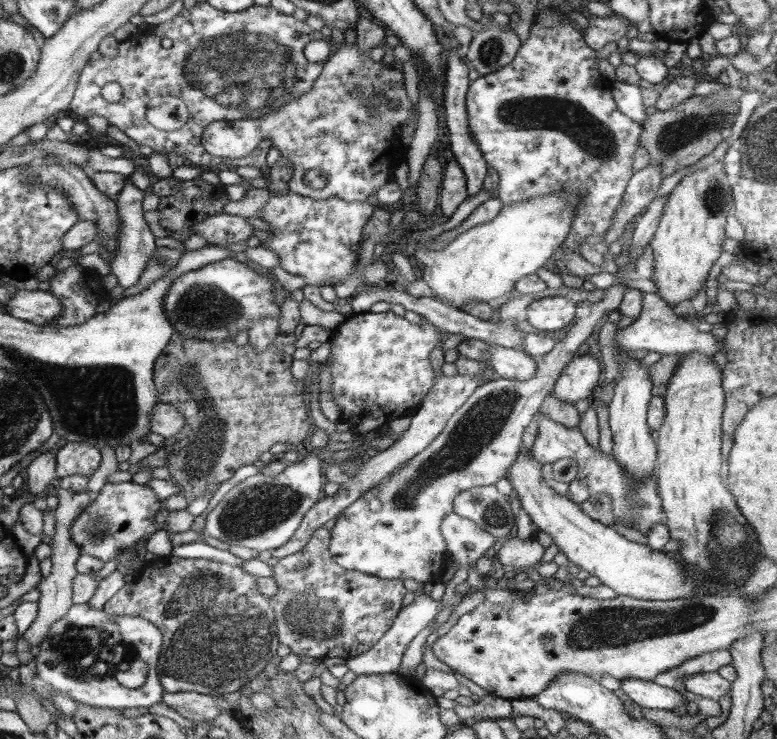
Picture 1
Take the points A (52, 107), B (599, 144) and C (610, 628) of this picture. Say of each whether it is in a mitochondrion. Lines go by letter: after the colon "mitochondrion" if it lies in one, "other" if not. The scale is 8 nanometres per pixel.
A: other
B: mitochondrion
C: mitochondrion

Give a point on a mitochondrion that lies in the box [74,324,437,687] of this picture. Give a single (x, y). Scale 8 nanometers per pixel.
(206, 447)

